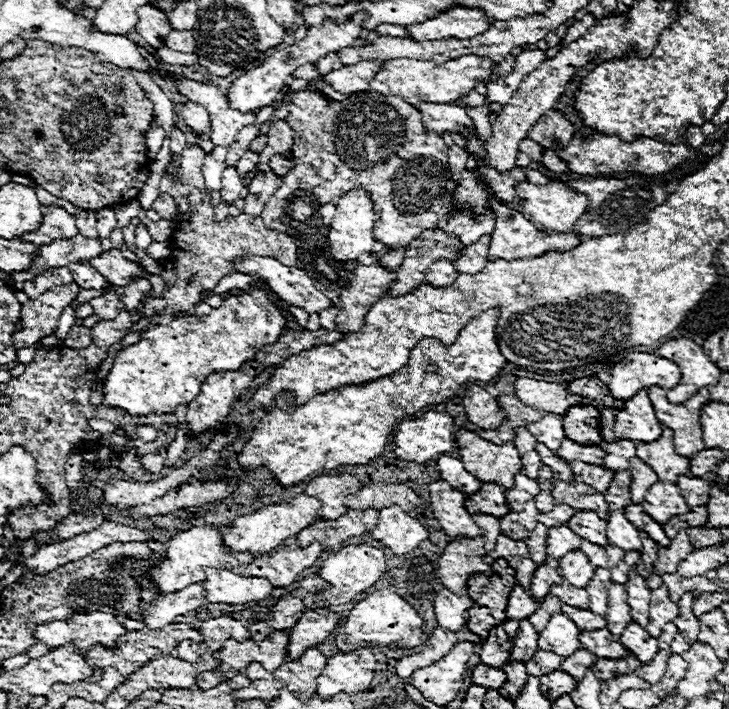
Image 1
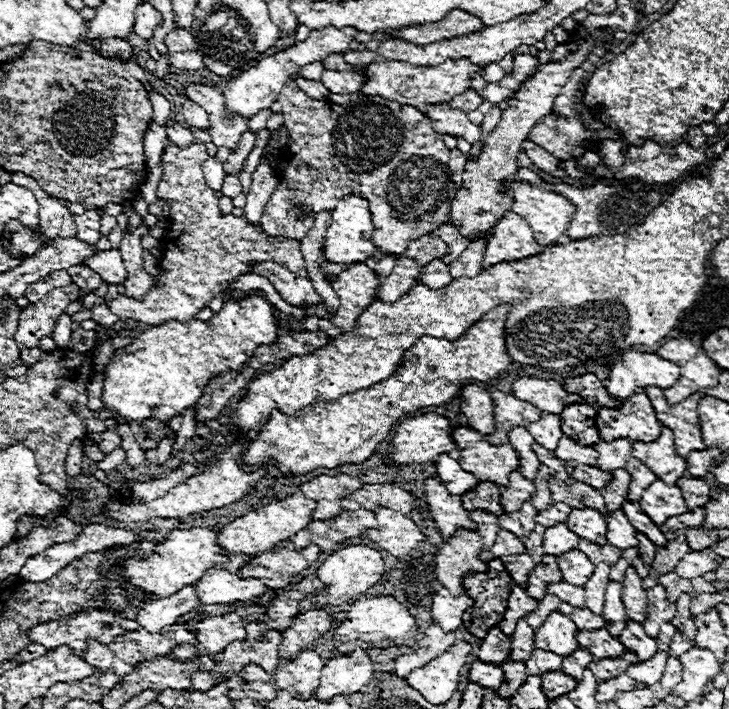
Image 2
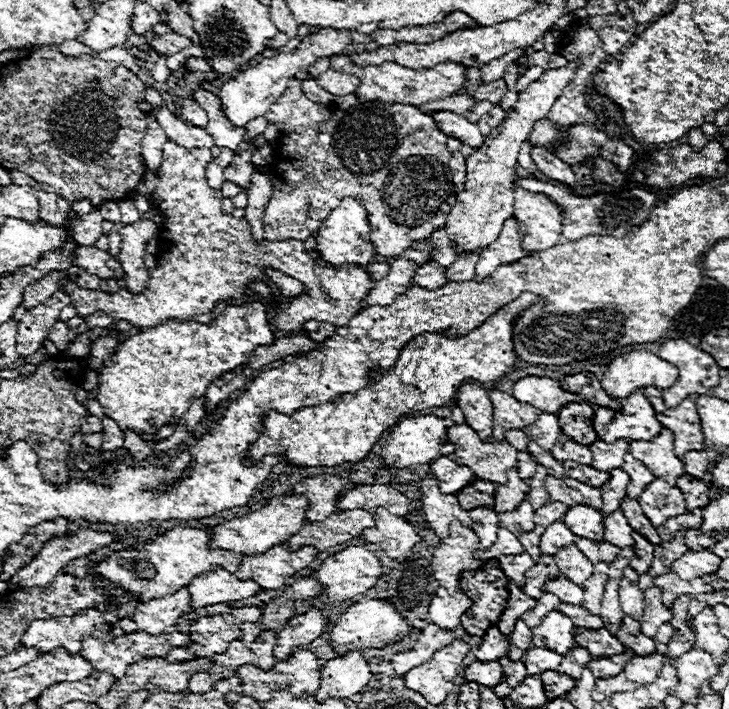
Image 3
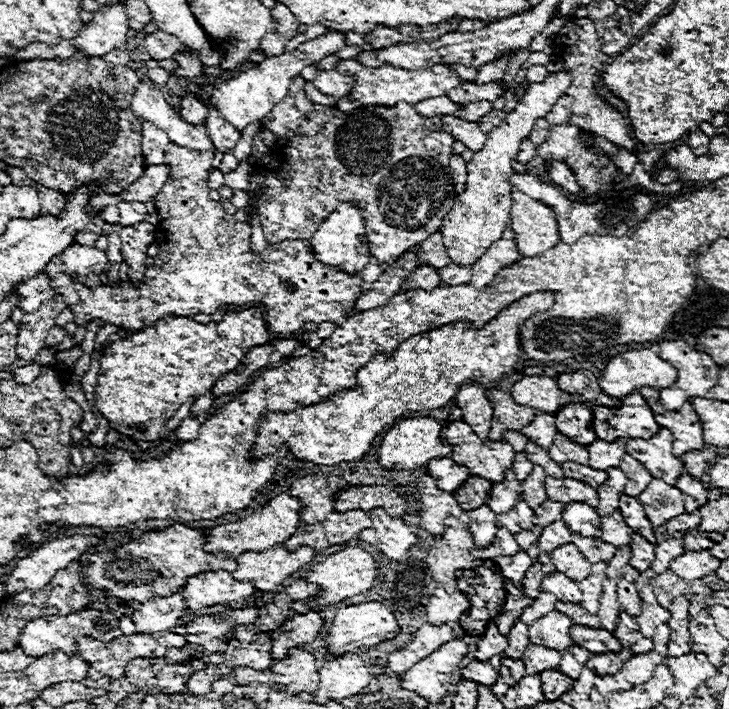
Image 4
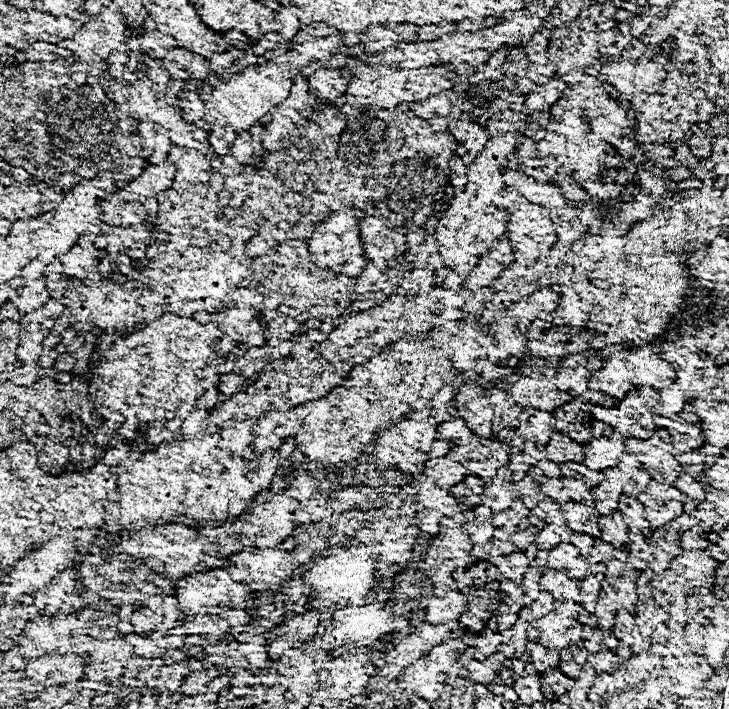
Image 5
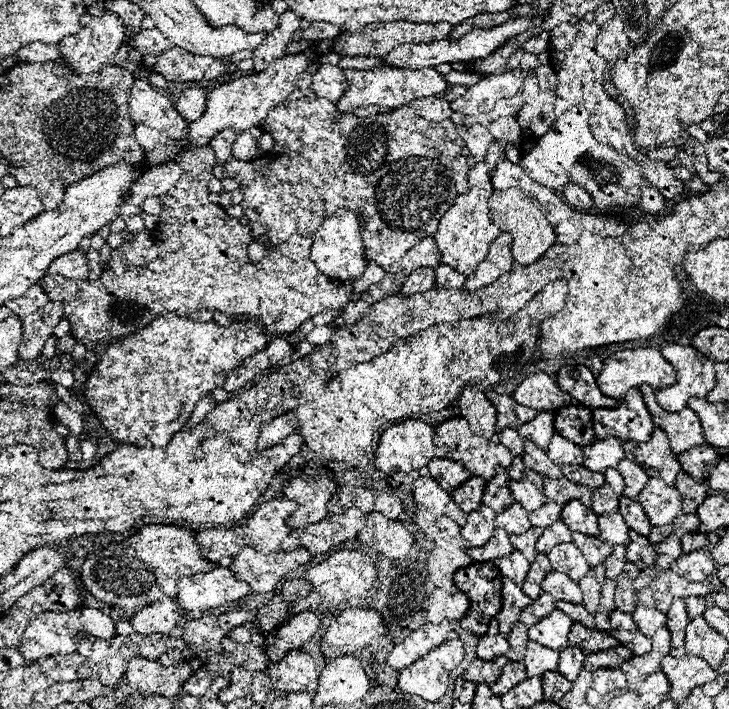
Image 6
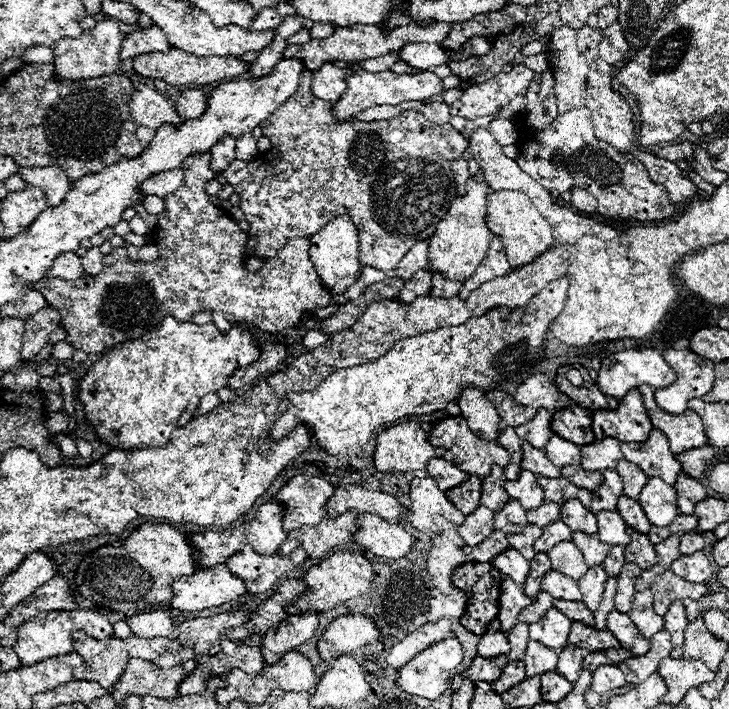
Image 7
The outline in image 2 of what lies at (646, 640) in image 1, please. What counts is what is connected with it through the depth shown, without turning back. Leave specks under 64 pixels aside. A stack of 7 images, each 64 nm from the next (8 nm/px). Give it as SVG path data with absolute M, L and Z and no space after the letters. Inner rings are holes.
M634 620L626 622L626 628L618 636L618 640L622 640L622 644L626 644L628 652L634 652L638 656L638 660L648 660L650 656L654 656L654 652L658 652L656 640L650 638L644 632L642 624L634 622Z

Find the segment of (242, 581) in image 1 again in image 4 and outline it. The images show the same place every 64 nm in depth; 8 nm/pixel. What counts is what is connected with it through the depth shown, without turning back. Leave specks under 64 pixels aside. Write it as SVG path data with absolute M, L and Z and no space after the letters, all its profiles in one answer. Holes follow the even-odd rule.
M226 570L202 572L198 576L190 576L190 580L186 580L186 584L182 586L186 606L192 610L202 610L214 604L226 606L230 602L240 602L252 592L254 586L234 580L232 574Z

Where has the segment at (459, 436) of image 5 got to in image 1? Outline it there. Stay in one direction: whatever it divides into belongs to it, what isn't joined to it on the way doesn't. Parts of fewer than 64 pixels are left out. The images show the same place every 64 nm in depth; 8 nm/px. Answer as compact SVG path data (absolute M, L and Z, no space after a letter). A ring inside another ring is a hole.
M456 430L454 432L460 460L464 468L482 482L494 482L498 486L510 488L514 484L514 474L522 470L522 460L512 442L496 446L476 432Z

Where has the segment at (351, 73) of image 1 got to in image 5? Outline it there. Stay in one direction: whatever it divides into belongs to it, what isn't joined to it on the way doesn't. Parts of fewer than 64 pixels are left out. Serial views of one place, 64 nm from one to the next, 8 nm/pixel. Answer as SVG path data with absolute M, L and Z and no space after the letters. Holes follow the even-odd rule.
M322 66L310 76L310 86L316 90L318 96L326 100L336 100L346 92L348 80L342 78L342 72L338 68Z

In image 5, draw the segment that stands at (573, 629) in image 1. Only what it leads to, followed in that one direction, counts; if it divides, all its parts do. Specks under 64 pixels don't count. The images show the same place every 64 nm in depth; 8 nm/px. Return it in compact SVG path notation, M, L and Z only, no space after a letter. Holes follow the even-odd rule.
M554 610L528 626L528 640L540 642L540 644L544 644L548 648L556 648L556 650L566 648L570 644L566 634L568 634L572 622L574 620L570 616Z

